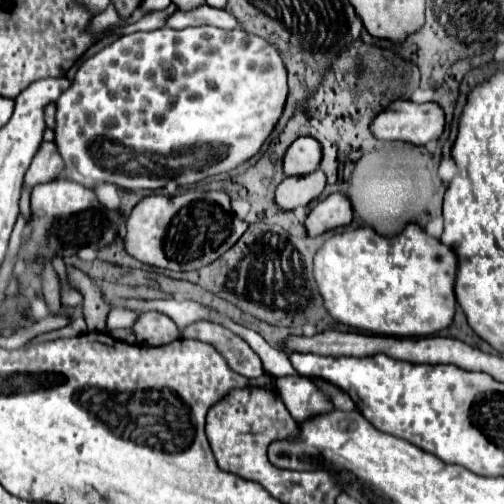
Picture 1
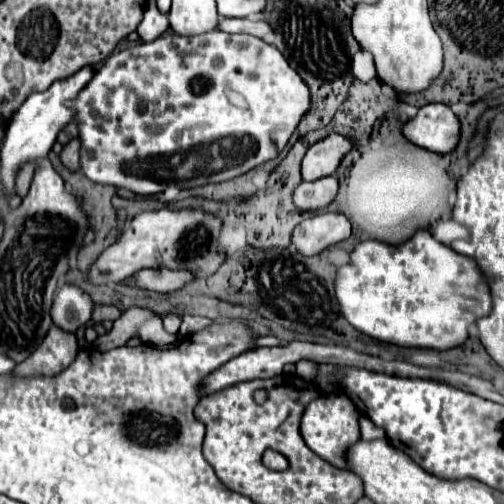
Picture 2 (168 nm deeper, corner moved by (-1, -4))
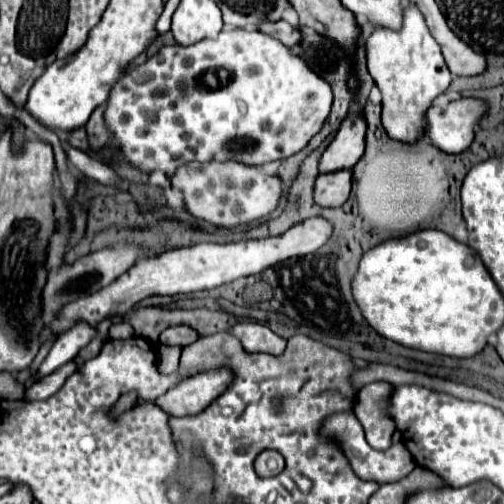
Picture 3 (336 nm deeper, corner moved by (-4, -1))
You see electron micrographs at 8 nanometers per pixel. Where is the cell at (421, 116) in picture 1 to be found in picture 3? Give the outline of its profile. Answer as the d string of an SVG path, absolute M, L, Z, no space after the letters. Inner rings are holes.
M456 99L448 107L432 105L426 111L426 135L444 153L462 153L474 139L474 125L486 113L480 99Z

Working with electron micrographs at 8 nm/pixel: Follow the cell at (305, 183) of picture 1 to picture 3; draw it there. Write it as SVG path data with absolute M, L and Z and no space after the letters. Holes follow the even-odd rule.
M336 171L318 175L314 185L314 203L320 207L340 207L348 195L352 185L352 171Z

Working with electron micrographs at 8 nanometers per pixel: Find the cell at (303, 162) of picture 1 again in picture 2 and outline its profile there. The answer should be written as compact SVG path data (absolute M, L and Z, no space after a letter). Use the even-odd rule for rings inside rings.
M329 134L327 138L313 144L303 158L303 166L301 166L303 180L319 180L323 176L335 174L343 156L351 148L353 148L351 140L339 134Z

